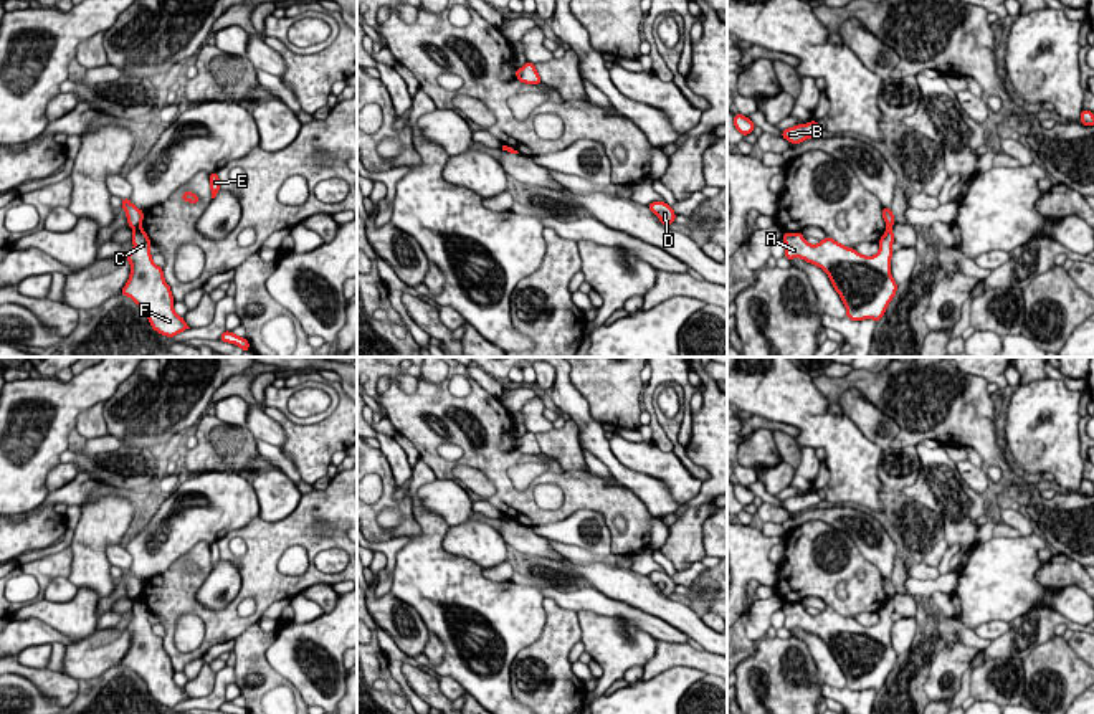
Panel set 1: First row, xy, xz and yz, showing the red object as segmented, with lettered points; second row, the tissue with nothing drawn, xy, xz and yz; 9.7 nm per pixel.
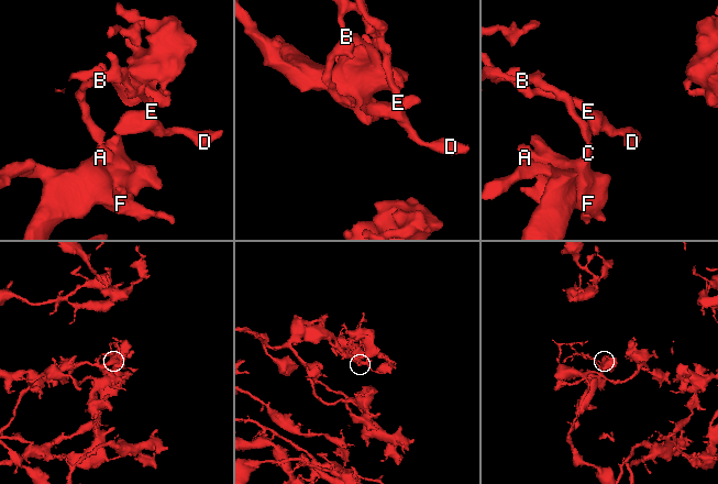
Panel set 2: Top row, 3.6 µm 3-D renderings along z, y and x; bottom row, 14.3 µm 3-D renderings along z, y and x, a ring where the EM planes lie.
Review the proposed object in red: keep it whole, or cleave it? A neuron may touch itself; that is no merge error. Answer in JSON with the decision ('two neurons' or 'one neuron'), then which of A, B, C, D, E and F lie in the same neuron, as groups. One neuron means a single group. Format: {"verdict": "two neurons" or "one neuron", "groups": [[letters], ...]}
{"verdict": "two neurons", "groups": [["A", "C", "F"], ["B", "D", "E"]]}

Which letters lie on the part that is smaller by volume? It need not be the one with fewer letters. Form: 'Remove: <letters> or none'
Remove: B, D, E

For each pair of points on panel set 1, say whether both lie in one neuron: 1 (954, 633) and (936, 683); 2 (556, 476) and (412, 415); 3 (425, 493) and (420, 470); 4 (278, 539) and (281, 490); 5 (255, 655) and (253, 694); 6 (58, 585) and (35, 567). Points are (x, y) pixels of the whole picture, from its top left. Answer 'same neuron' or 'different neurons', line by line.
1: different neurons
2: same neuron
3: different neurons
4: different neurons
5: same neuron
6: different neurons

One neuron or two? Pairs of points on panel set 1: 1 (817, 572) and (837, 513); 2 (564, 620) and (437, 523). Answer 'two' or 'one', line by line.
1: two
2: two

